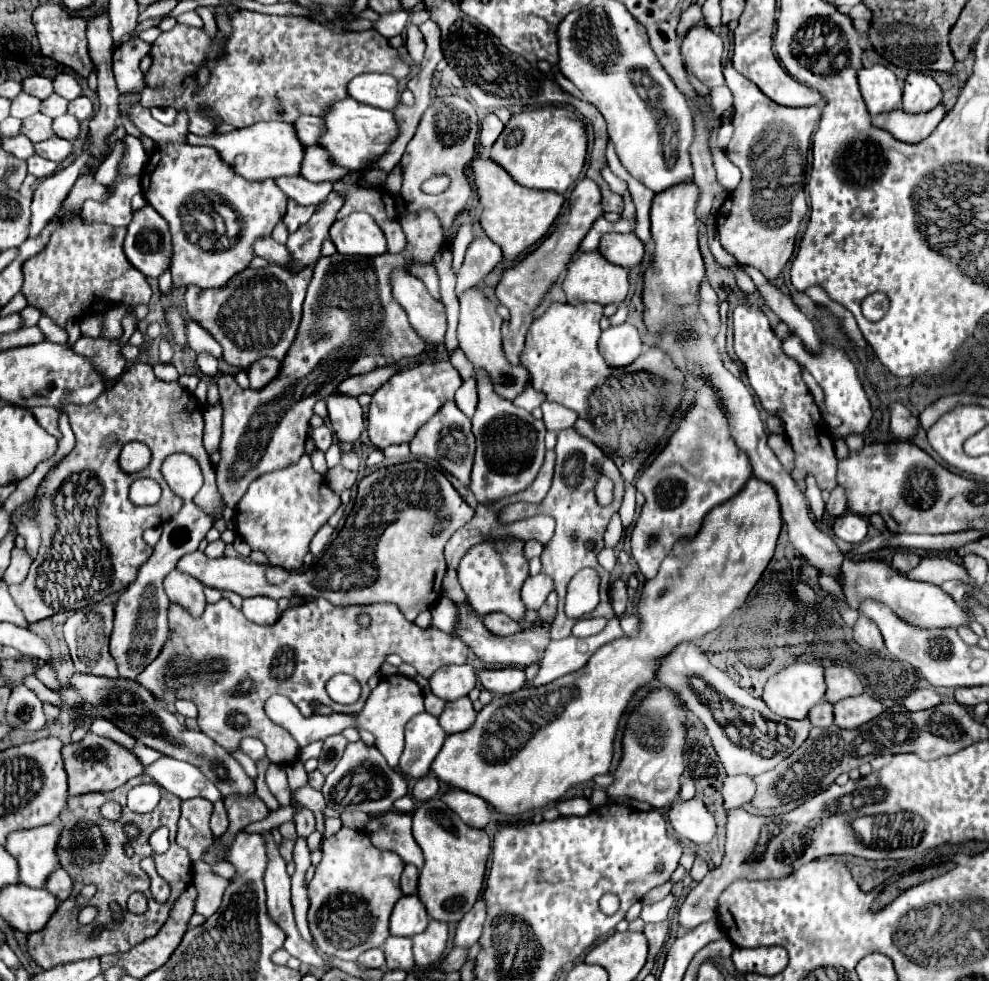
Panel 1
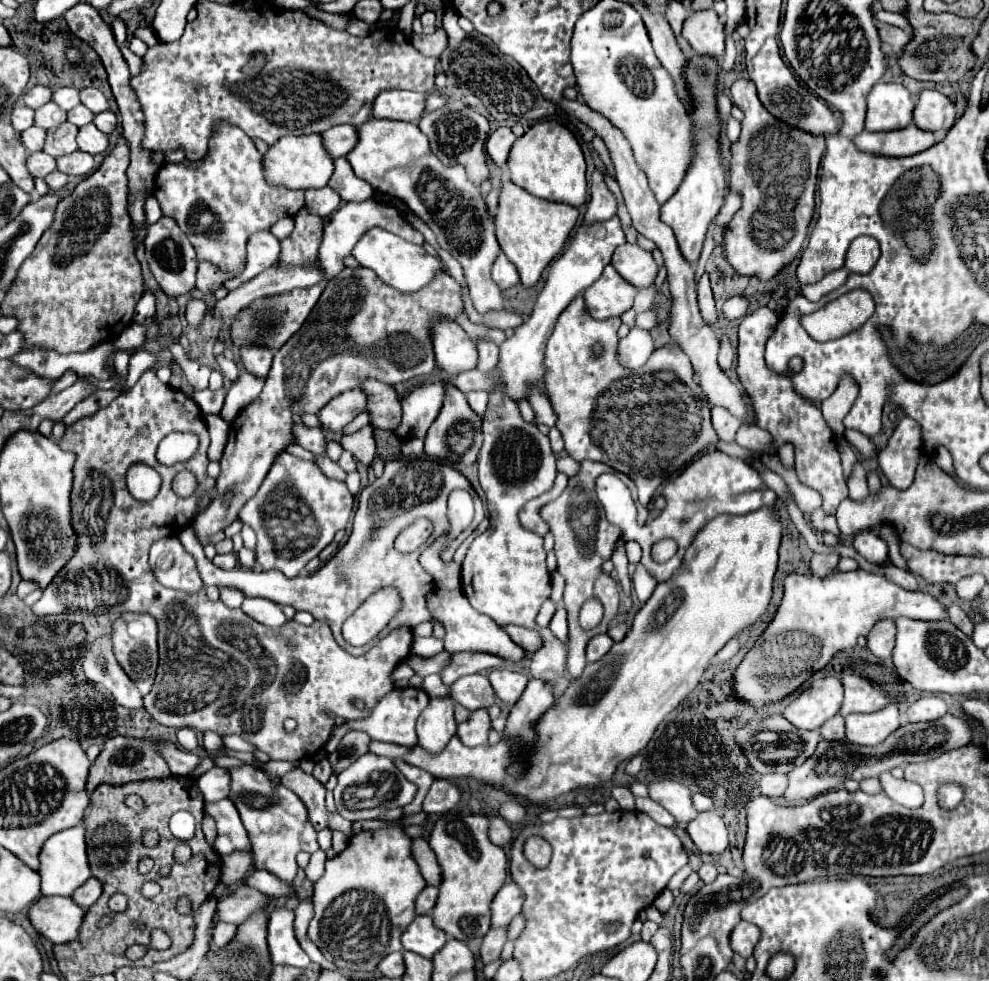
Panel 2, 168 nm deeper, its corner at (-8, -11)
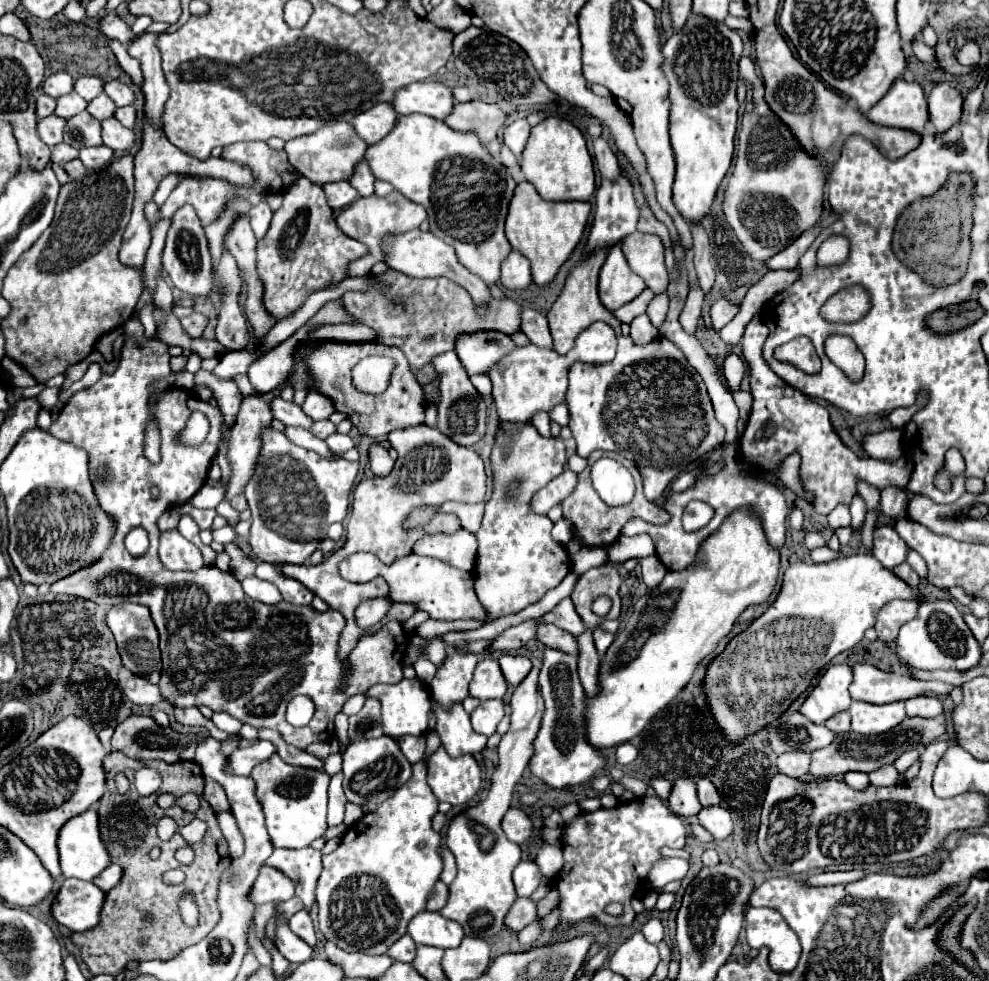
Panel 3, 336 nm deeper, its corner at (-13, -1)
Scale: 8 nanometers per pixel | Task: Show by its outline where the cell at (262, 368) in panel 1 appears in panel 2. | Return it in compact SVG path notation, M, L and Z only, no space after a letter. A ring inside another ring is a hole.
M247 346L241 350L241 360L247 368L247 372L251 372L257 378L267 378L269 370L271 370L271 362L273 362L273 352L267 348L257 348L257 346Z

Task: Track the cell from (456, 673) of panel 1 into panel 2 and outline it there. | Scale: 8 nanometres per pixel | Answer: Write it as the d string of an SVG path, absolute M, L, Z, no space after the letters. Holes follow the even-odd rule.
M483 674L463 676L449 686L449 698L457 704L465 706L467 710L487 708L495 702L495 692Z

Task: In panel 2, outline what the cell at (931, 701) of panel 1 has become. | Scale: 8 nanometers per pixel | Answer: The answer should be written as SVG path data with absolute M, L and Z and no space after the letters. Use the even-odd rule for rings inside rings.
M925 696L907 708L909 722L931 722L945 716L947 704L939 696Z

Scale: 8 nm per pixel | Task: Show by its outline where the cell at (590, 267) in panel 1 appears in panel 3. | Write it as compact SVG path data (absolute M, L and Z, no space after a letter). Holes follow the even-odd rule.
M616 244L616 248L610 248L608 258L606 258L606 262L604 262L602 270L600 270L600 286L598 286L598 290L600 290L600 300L608 310L616 310L616 308L628 304L628 302L632 302L646 288L644 280L630 270L620 246L622 244Z

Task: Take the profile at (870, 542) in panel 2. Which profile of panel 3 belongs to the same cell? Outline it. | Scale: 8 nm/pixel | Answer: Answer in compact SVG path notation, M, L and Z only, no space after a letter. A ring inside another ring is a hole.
M878 526L874 532L874 550L872 554L884 564L884 568L894 568L906 560L908 546L898 536L892 526Z

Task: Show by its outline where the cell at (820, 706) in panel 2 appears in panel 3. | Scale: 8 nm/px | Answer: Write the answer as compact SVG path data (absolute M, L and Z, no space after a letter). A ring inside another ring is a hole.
M832 664L824 672L816 688L810 692L810 696L804 700L800 712L808 720L822 724L834 714L848 710L848 706L852 704L848 692L850 682L852 682L852 668L848 664Z

